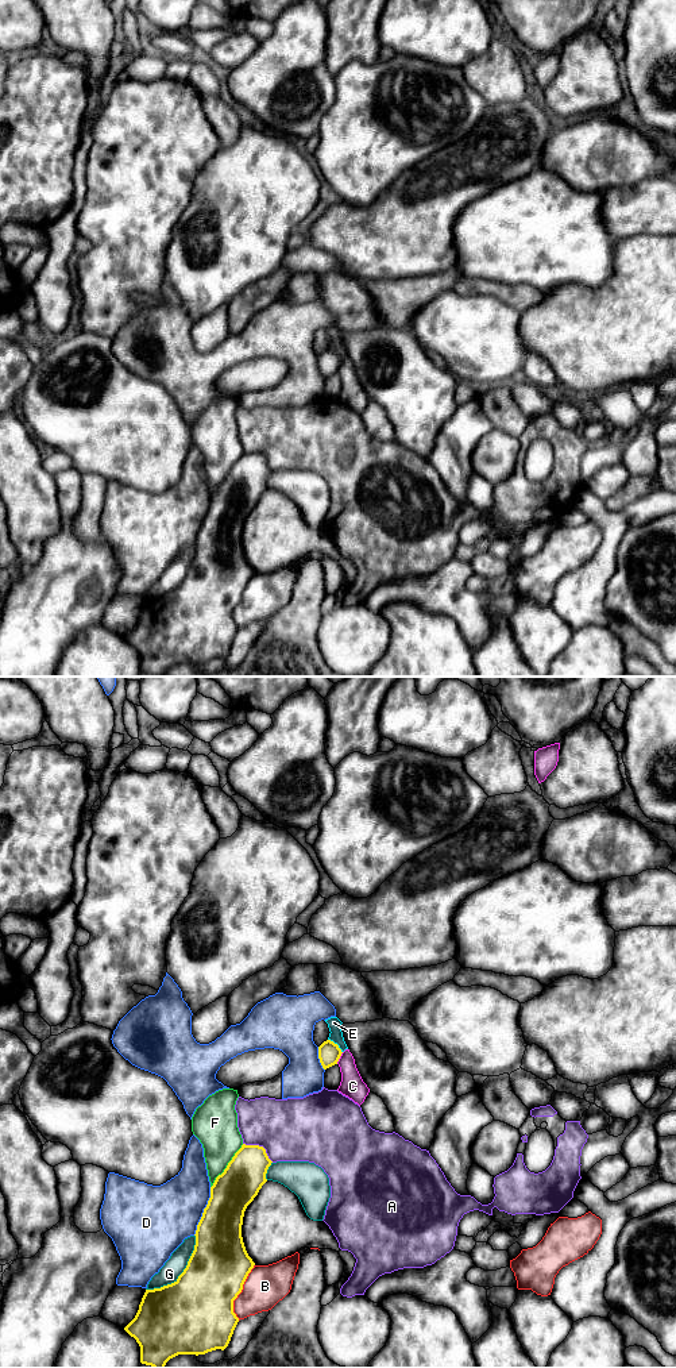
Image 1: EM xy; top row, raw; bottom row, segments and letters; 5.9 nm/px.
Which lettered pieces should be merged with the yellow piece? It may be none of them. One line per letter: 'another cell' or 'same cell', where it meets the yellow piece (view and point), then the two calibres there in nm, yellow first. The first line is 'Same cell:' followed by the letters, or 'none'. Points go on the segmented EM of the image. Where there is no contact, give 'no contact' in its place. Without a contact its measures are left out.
Same cell: none
A: another cell; meets yellow in xy at (261, 1147); 240 nm thick on the yellow side, 380 nm on the other
B: another cell; meets yellow in xy at (240, 1291); 380 nm thick on the yellow side, 240 nm on the other
C: another cell; meets yellow in xy at (339, 1058); 130 nm thick on the yellow side, 140 nm on the other
D: another cell; meets yellow in xy at (204, 1212); 300 nm thick on the yellow side, 380 nm on the other
E: another cell; meets yellow in xy at (336, 1044); 130 nm thick on the yellow side, 80 nm on the other
F: another cell; meets yellow in xy at (227, 1166); 240 nm thick on the yellow side, 260 nm on the other
G: another cell; meets yellow in xy at (182, 1272); 440 nm thick on the yellow side, 120 nm on the other

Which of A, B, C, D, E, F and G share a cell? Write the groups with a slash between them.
A / B / C E / D / F / G

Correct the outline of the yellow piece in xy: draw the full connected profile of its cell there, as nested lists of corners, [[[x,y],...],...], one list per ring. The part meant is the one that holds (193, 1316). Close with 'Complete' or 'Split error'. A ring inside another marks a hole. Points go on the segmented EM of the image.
[[[243,1144],[224,1172],[216,1178],[197,1225],[194,1251],[186,1268],[174,1283],[146,1290],[135,1318],[124,1327],[140,1346],[142,1364],[165,1368],[178,1354],[198,1356],[228,1346],[239,1322],[233,1313],[233,1300],[255,1265],[243,1242],[243,1217],[267,1182],[266,1174],[271,1163],[263,1147]]]. Complete

